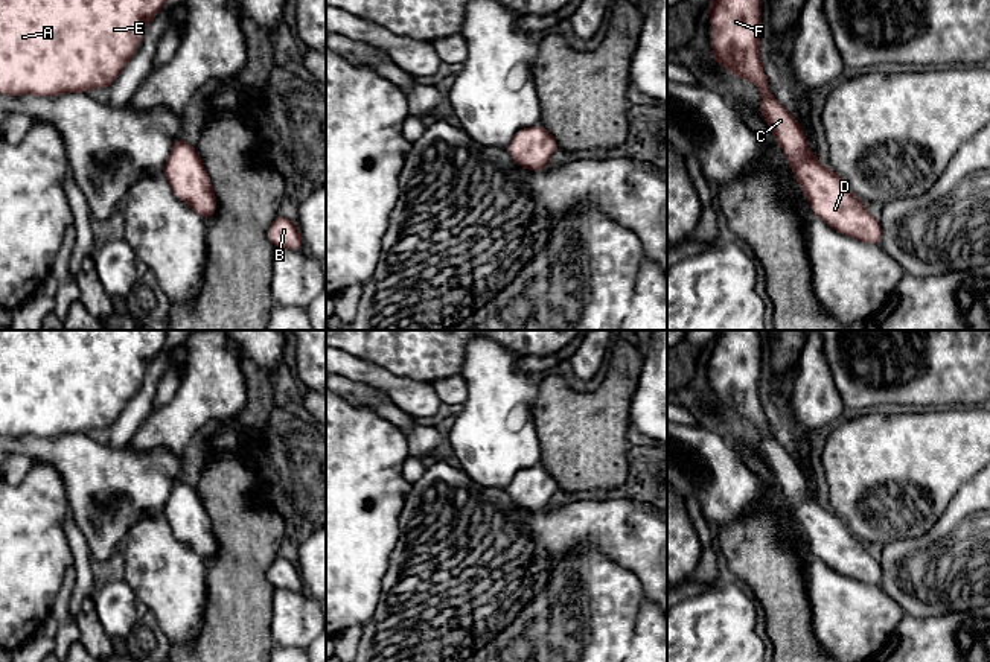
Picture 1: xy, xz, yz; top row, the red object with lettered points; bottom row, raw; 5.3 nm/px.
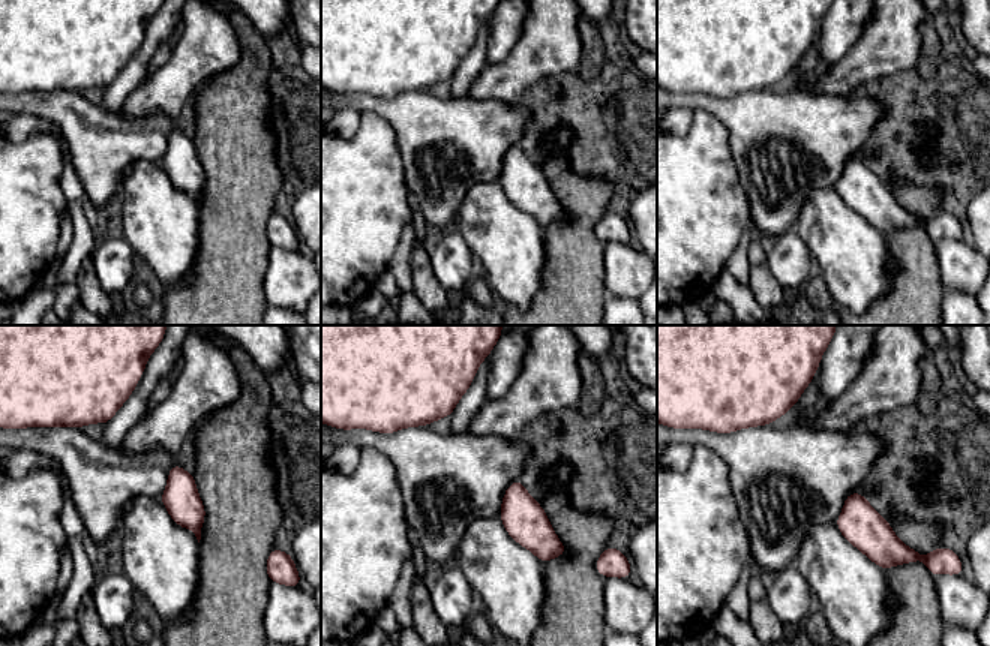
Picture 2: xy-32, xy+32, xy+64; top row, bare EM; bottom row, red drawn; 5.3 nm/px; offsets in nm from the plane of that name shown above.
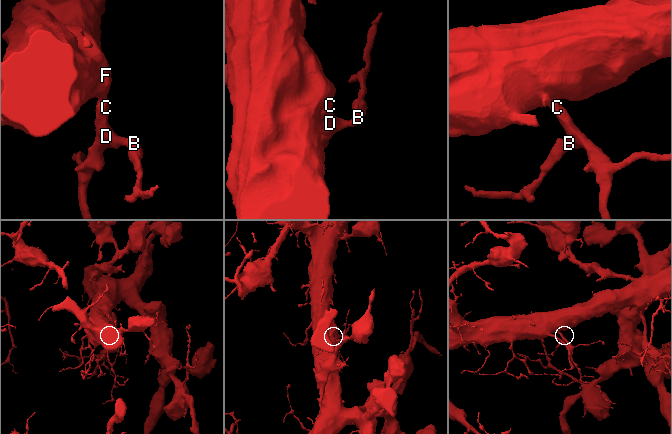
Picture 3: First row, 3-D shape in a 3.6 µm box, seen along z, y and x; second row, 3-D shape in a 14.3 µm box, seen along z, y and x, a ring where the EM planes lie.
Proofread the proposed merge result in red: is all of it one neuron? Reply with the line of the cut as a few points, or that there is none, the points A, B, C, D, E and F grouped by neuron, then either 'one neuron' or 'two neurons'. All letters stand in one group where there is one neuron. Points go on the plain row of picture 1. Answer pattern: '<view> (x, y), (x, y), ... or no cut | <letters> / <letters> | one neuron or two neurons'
no cut | A B C D E F | one neuron

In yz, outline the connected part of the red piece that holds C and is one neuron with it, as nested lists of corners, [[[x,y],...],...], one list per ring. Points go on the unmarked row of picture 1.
[[[719,330],[708,345],[714,368],[713,399],[736,420],[748,420],[762,432],[760,454],[781,487],[812,552],[836,572],[882,587],[880,562],[873,559],[842,519],[807,490],[798,461],[772,437],[760,397],[762,342],[765,330]]]

